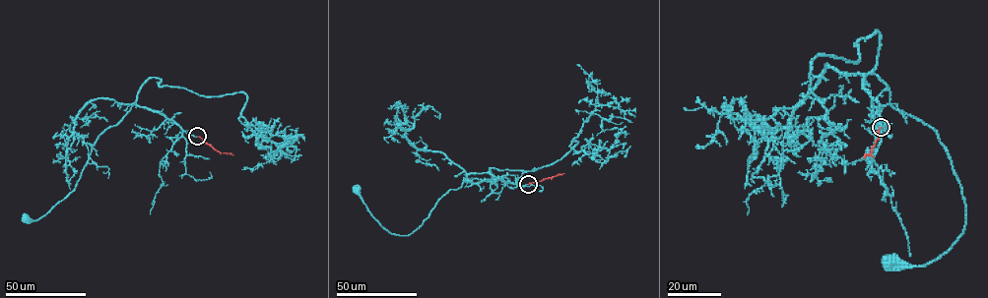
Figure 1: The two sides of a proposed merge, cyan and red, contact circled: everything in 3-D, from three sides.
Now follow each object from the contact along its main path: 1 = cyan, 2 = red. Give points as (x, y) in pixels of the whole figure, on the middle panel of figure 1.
1: (528, 184), (470, 173), (413, 232), (398, 235), (379, 224), (357, 190)
2: (528, 184), (564, 173)

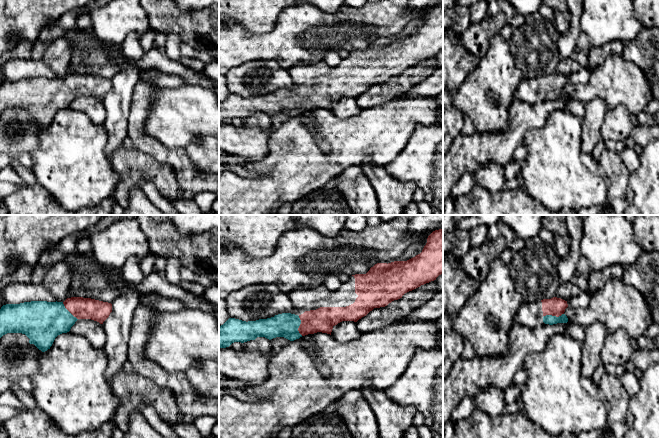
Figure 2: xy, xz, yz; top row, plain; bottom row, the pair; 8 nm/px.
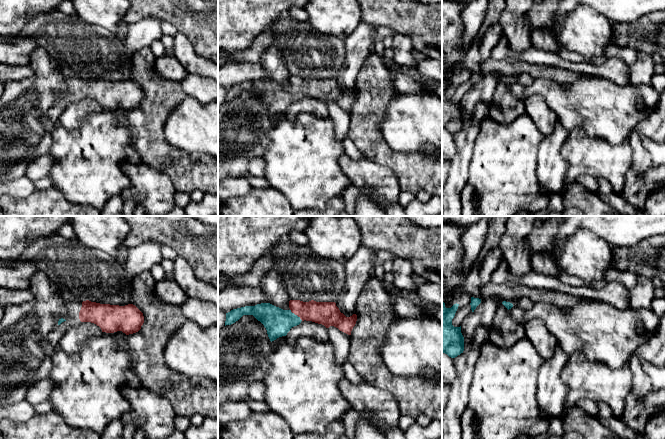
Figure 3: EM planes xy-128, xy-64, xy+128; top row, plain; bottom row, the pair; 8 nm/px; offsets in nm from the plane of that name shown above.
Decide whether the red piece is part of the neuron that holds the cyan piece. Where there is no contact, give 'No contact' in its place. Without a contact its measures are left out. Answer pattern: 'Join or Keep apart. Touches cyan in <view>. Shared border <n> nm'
Join. Touches cyan in xz. Shared border 160 nm

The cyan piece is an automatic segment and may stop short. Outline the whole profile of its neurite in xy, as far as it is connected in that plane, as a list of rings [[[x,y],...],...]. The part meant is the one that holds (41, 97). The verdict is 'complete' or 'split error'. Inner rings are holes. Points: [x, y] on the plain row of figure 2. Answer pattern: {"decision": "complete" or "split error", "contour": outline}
{"decision": "split error", "contour": [[[71,73],[64,78],[31,77],[6,80],[0,85],[0,114],[7,109],[22,109],[42,128],[52,122],[55,114],[70,107],[78,95],[91,95],[103,100],[112,88],[112,80],[91,74]]]}

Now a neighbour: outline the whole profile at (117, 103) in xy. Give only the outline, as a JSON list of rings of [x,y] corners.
[[[132,32],[121,44],[125,61],[119,64],[120,71],[112,78],[112,88],[102,100],[106,110],[104,126],[108,133],[108,157],[122,147],[123,140],[128,135],[128,117],[140,72],[137,62],[145,53],[141,46],[141,37]]]

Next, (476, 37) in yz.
[[[503,13],[487,15],[476,24],[470,24],[460,35],[460,44],[472,55],[483,57],[488,49],[490,39],[498,34],[507,23]]]

